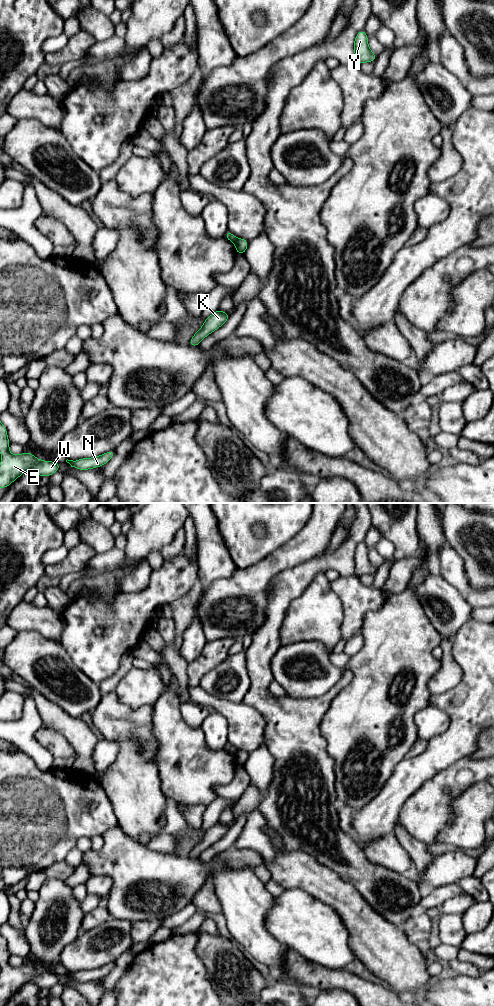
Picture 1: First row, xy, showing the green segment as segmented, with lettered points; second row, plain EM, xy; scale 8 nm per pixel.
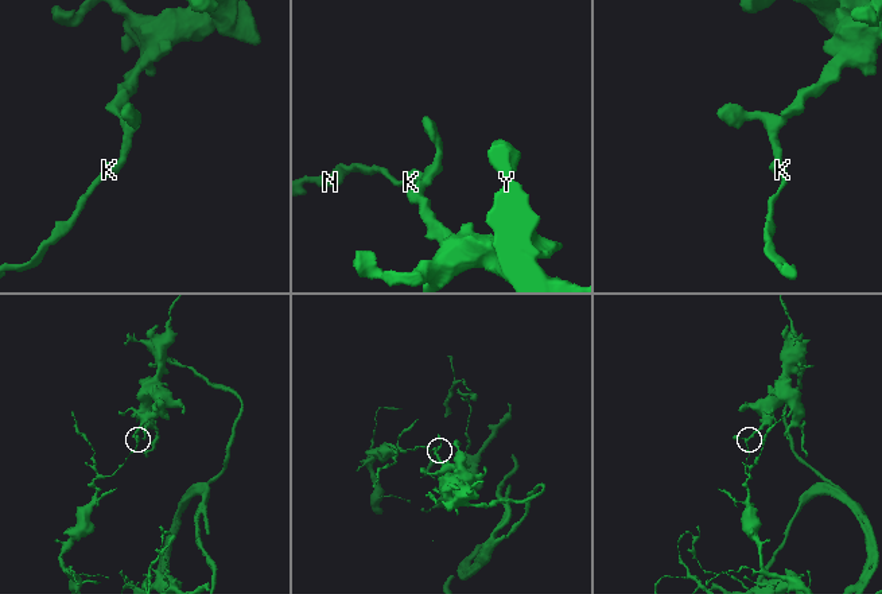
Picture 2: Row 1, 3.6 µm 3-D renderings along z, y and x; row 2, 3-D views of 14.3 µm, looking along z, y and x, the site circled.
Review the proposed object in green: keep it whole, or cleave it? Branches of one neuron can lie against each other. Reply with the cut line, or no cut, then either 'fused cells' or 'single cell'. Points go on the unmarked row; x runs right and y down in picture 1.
cut in xy along (238, 750), (234, 754); fused cells

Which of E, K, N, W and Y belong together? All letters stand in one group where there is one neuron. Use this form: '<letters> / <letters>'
E K N W / Y

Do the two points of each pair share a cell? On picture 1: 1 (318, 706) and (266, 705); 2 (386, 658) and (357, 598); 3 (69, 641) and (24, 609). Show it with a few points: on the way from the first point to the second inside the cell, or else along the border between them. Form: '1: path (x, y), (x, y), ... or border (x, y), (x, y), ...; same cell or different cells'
1: path (305, 710), (279, 710); same cell
2: border (384, 599), (378, 608), (365, 614), (361, 629); different cells
3: border (62, 614), (63, 631), (59, 641); different cells

